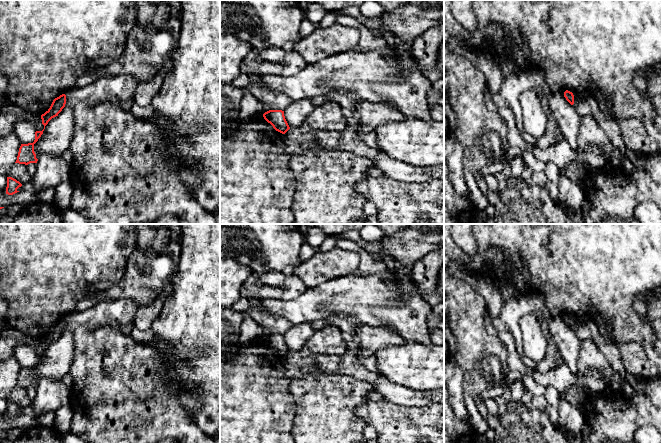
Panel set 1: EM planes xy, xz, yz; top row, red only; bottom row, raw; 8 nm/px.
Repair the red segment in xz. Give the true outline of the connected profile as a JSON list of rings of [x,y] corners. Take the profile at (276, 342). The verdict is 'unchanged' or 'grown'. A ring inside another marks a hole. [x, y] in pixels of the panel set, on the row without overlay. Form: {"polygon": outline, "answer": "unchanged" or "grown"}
{"polygon": [[[269,334],[263,338],[263,341],[276,355],[282,358],[290,353],[282,334]]], "answer": "unchanged"}

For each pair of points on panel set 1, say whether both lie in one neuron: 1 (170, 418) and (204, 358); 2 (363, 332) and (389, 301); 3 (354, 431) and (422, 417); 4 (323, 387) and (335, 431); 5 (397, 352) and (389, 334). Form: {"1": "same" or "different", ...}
{"1": "different", "2": "different", "3": "different", "4": "same", "5": "different"}

